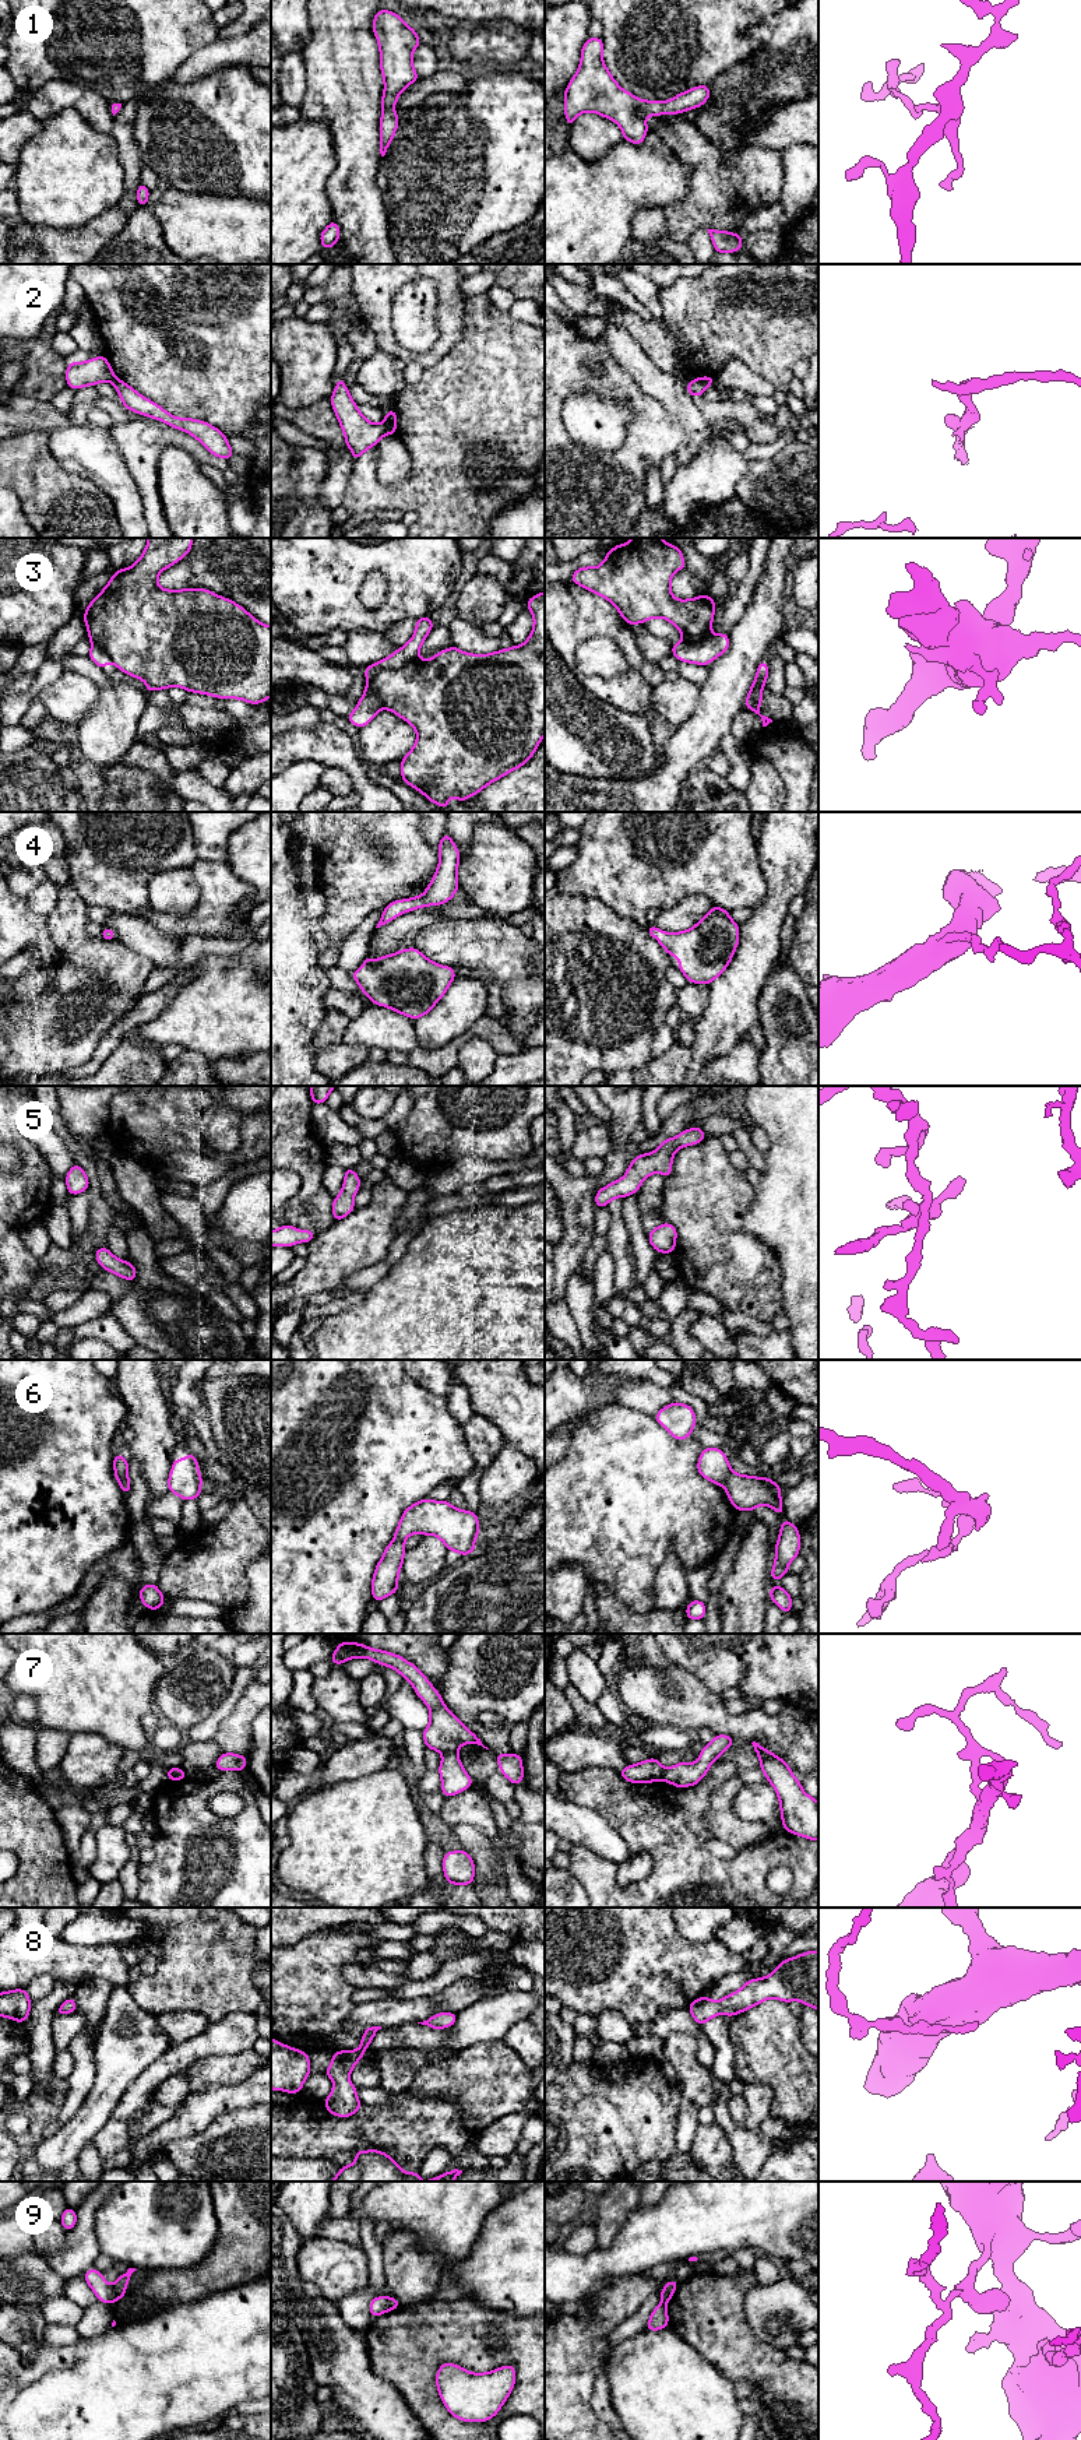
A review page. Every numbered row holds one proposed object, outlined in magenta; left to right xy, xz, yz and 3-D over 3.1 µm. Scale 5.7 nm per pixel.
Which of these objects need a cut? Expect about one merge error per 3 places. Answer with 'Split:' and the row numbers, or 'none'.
Split: 2, 6, 7, 9

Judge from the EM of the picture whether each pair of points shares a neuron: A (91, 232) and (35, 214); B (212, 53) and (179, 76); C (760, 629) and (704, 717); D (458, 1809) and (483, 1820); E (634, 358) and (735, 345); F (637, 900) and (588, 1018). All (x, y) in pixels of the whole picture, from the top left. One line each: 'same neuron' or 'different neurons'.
A: different neurons
B: same neuron
C: same neuron
D: same neuron
E: different neurons
F: different neurons

